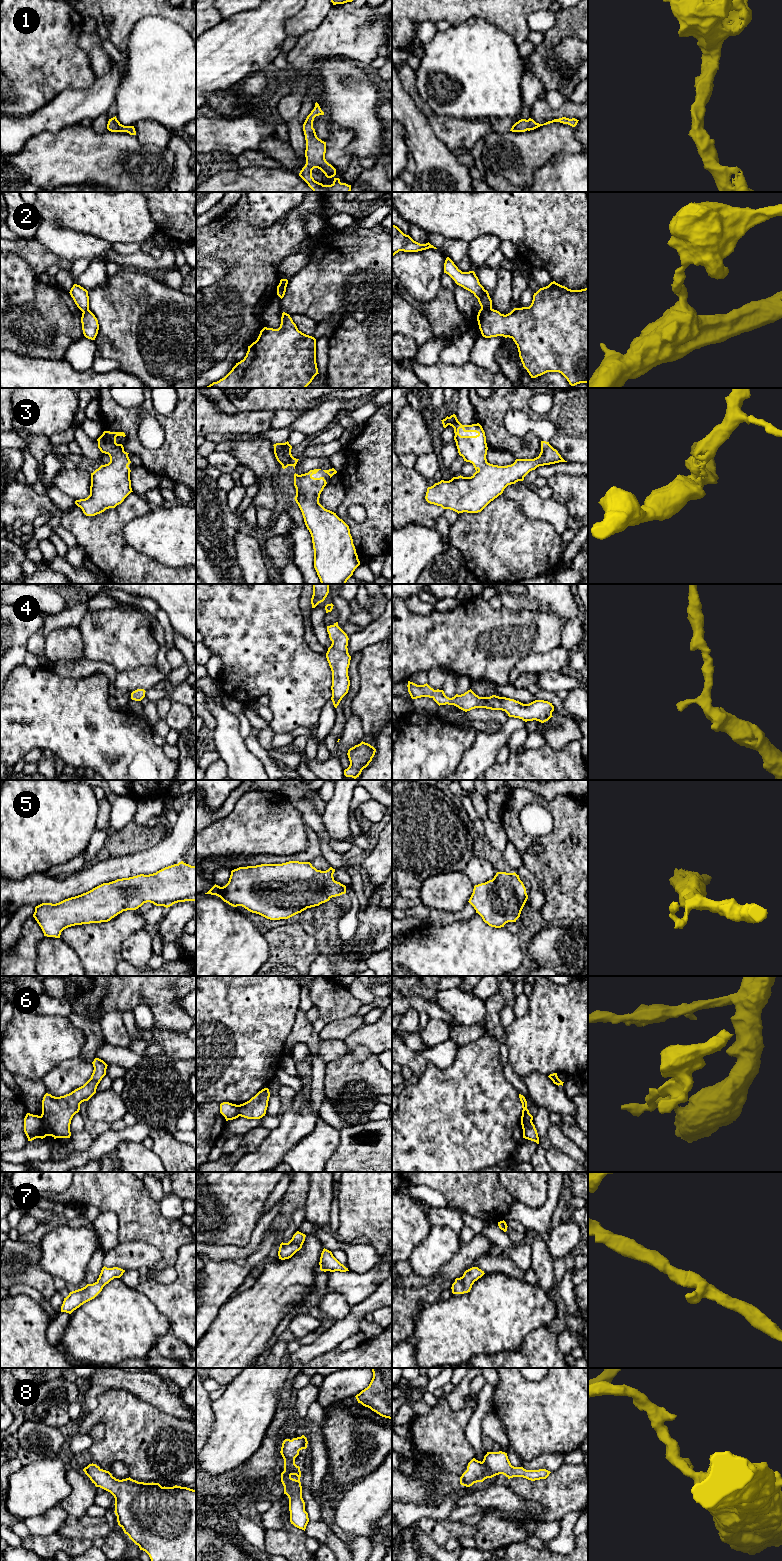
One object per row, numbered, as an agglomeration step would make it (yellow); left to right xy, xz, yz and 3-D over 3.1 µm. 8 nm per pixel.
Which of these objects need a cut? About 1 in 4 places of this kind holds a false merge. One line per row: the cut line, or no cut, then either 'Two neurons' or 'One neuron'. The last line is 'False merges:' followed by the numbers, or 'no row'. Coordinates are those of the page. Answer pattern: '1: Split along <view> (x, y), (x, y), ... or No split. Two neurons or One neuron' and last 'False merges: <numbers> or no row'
1: No split. One neuron
2: Split along yz (481, 308), (491, 309). Two neurons
3: No split. One neuron
4: No split. One neuron
5: No split. One neuron
6: Split along xy (40, 1116), (47, 1135). Two neurons
7: No split. One neuron
8: No split. One neuron
False merges: 2, 6

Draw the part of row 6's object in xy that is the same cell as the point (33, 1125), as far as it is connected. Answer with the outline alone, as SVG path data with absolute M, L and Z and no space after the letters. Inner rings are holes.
M27 1113L24 1118L24 1132L28 1141L32 1141L36 1138L43 1139L47 1136L41 1116L30 1113Z

